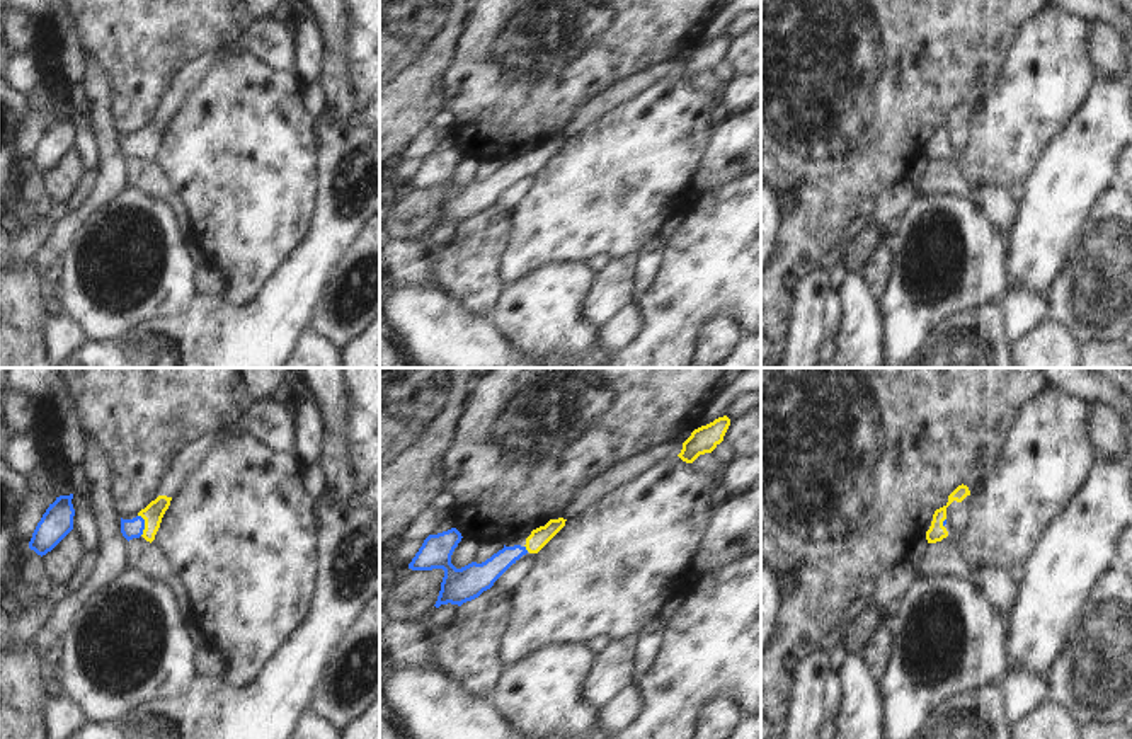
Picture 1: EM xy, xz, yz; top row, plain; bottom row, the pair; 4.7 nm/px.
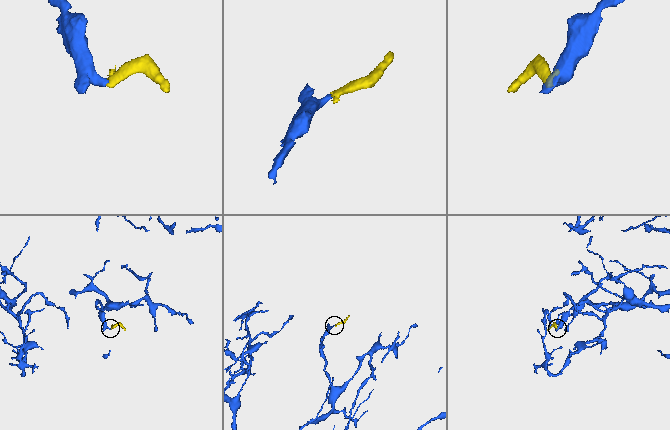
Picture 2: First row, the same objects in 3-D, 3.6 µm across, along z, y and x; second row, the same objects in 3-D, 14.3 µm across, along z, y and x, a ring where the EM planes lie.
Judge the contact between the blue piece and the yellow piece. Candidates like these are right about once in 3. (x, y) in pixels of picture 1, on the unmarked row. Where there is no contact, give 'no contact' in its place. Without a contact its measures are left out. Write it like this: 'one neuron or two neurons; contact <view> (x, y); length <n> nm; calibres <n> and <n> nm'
one neuron; contact xy (143, 143); length 110 nm; calibres 100 and 90 nm

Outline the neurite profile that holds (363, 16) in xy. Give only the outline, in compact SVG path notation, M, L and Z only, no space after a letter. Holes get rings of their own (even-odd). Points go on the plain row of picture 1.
M344 0L347 12L347 66L361 117L380 136L380 0Z

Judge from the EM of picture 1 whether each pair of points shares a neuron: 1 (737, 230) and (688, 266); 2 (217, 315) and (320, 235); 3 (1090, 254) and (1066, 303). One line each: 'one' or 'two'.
1: one
2: one
3: one

